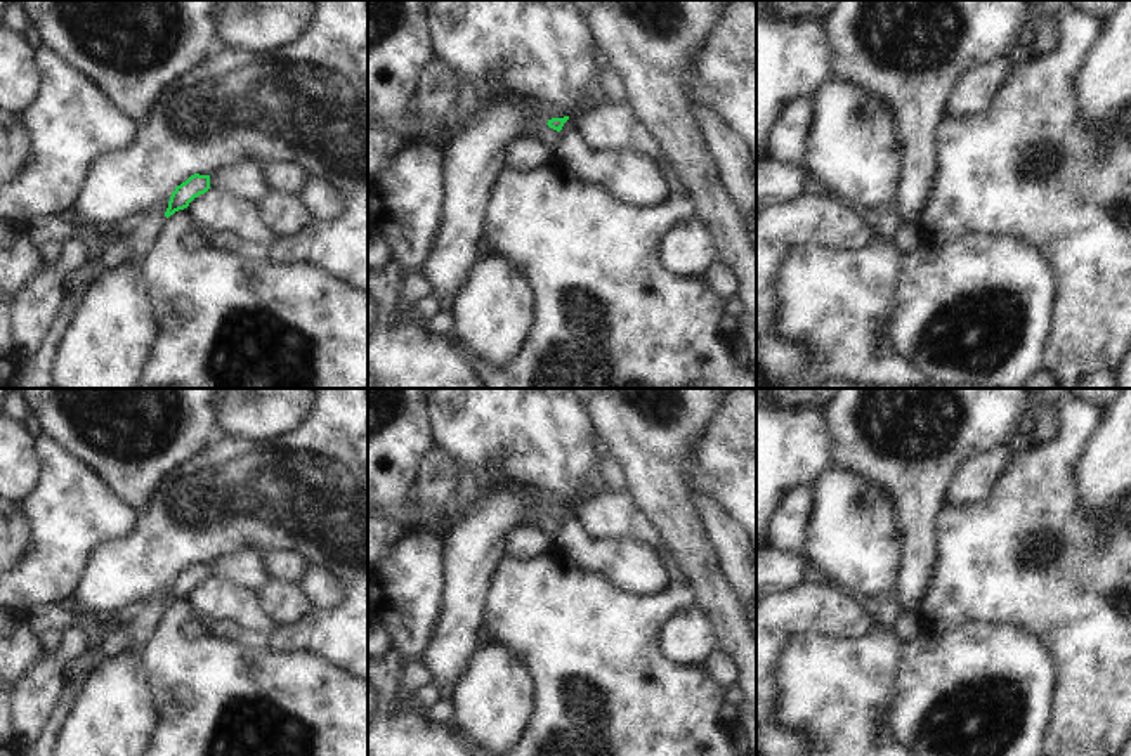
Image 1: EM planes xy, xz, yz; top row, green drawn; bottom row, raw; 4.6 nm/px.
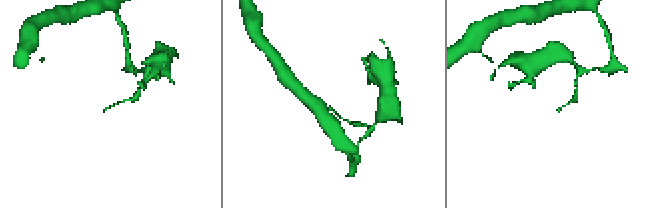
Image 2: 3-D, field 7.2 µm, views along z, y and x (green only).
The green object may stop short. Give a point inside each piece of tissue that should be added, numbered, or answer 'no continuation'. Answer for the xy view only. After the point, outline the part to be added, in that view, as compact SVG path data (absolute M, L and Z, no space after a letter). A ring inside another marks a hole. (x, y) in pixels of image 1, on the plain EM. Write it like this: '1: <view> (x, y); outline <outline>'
no continuation

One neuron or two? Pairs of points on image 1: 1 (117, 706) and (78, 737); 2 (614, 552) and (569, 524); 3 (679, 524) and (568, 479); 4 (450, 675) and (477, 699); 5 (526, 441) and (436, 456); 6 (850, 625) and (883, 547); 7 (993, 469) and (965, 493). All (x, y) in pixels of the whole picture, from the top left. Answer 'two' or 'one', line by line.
1: one
2: one
3: two
4: two
5: two
6: two
7: one

